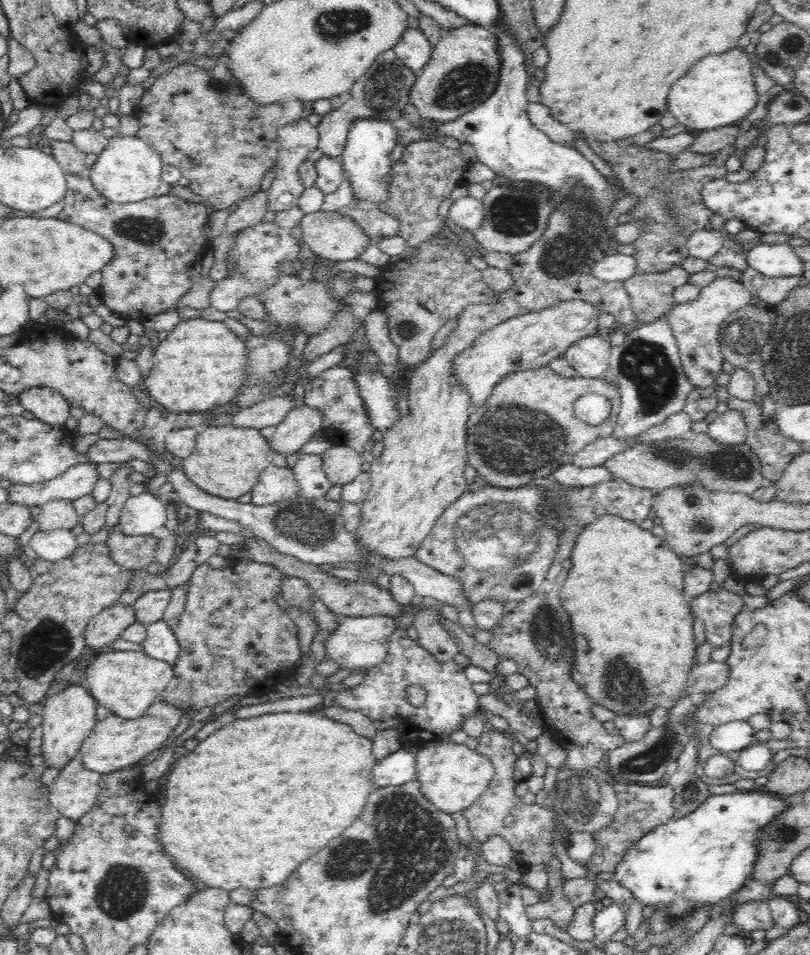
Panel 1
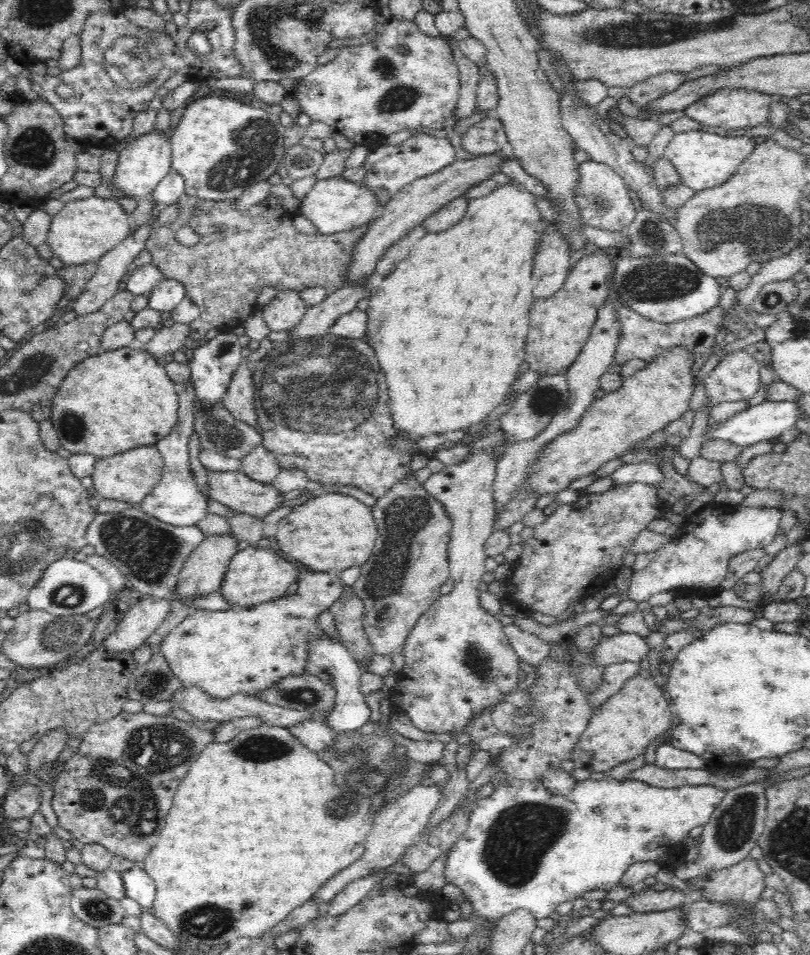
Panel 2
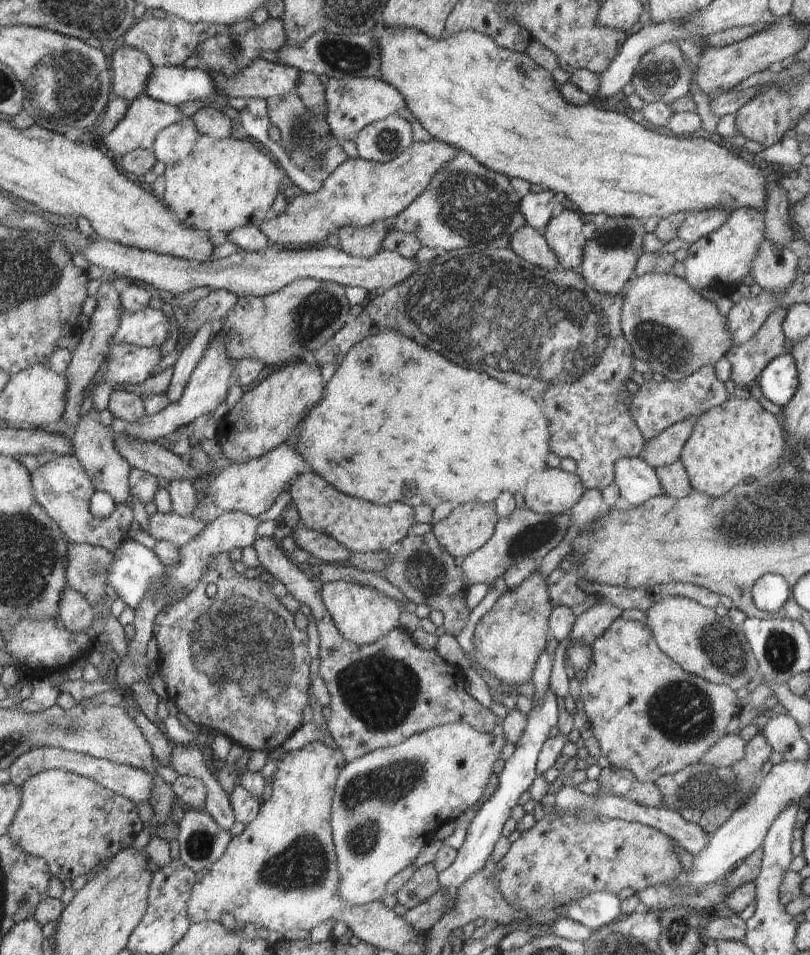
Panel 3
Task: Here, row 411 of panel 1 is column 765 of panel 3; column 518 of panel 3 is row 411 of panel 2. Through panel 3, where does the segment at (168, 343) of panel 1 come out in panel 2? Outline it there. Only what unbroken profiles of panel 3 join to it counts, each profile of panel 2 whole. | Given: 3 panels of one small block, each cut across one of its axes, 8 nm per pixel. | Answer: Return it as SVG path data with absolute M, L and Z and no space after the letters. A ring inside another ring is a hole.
M124 347L114 351L103 351L100 355L86 358L86 360L83 360L80 364L76 364L74 368L70 369L66 378L62 380L62 384L60 388L58 388L57 393L53 396L51 419L54 423L54 427L56 427L59 444L62 448L71 452L71 454L88 453L100 459L108 458L139 446L155 445L159 440L166 438L166 436L172 432L172 426L176 426L176 422L178 422L178 389L178 384L172 381L170 375L168 375L168 371L166 371L165 365L160 365L158 359L154 358L154 356L151 356L146 351Z

